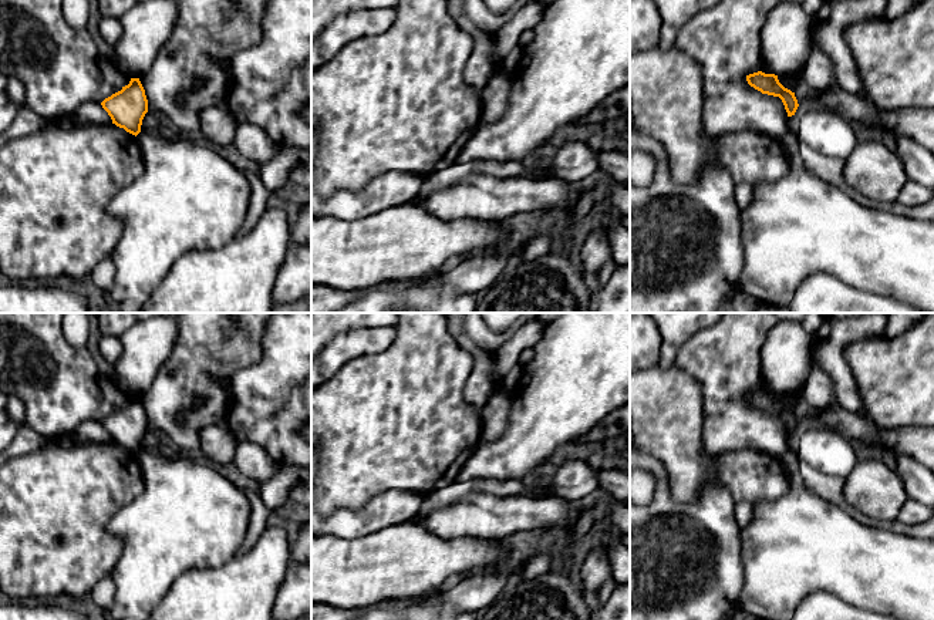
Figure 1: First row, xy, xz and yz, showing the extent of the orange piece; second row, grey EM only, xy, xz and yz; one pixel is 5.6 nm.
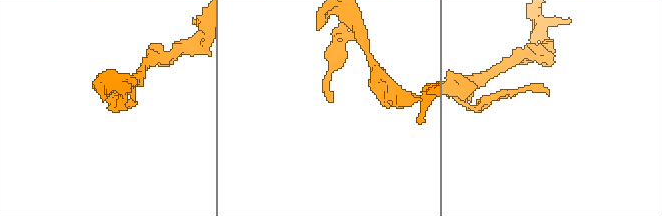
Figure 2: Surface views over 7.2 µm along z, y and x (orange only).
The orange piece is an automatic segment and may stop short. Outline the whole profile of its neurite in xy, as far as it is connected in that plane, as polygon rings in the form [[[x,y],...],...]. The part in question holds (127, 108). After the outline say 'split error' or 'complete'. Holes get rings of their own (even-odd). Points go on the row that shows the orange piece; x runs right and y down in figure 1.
[[[131,78],[128,85],[105,98],[101,105],[112,124],[135,137],[141,132],[142,119],[148,112],[148,100],[139,78]]]; complete

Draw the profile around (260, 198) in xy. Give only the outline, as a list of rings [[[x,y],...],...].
[[[243,171],[243,173],[250,182],[252,193],[245,222],[239,228],[236,237],[243,237],[250,233],[257,225],[259,219],[272,205],[272,192],[263,185],[260,176],[250,171]]]

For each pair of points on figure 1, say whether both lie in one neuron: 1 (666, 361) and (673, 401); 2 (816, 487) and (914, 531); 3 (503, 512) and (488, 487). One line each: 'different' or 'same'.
1: different
2: same
3: different

